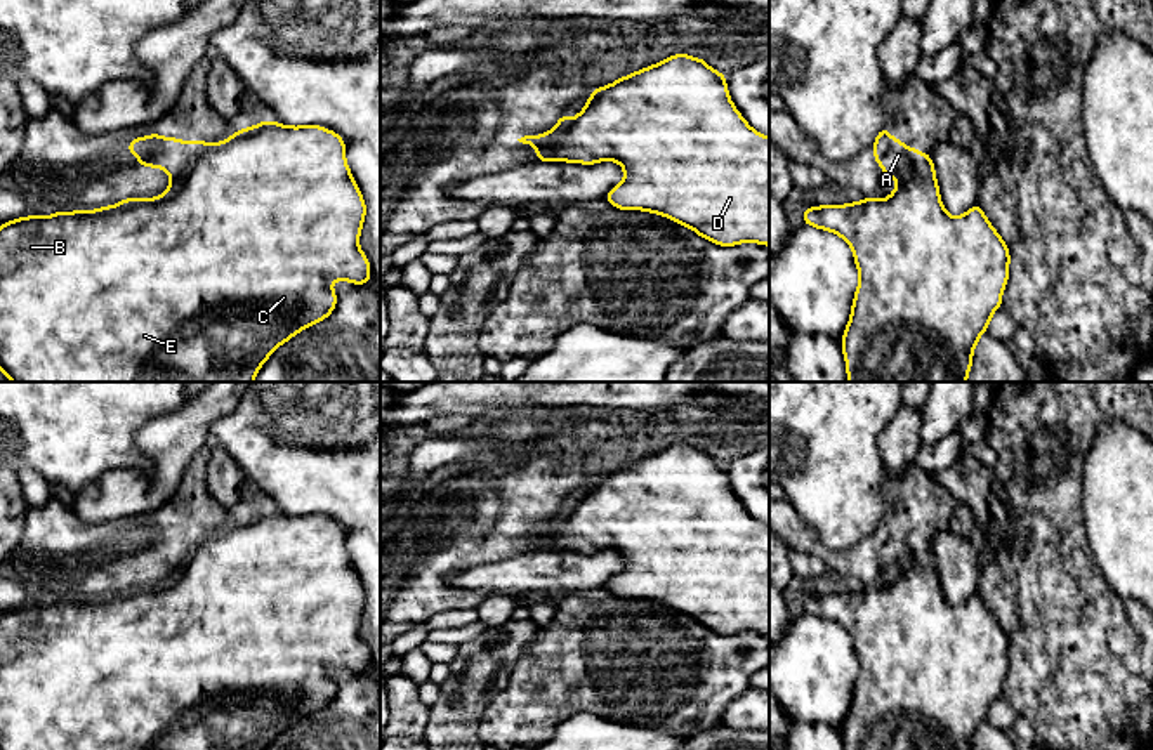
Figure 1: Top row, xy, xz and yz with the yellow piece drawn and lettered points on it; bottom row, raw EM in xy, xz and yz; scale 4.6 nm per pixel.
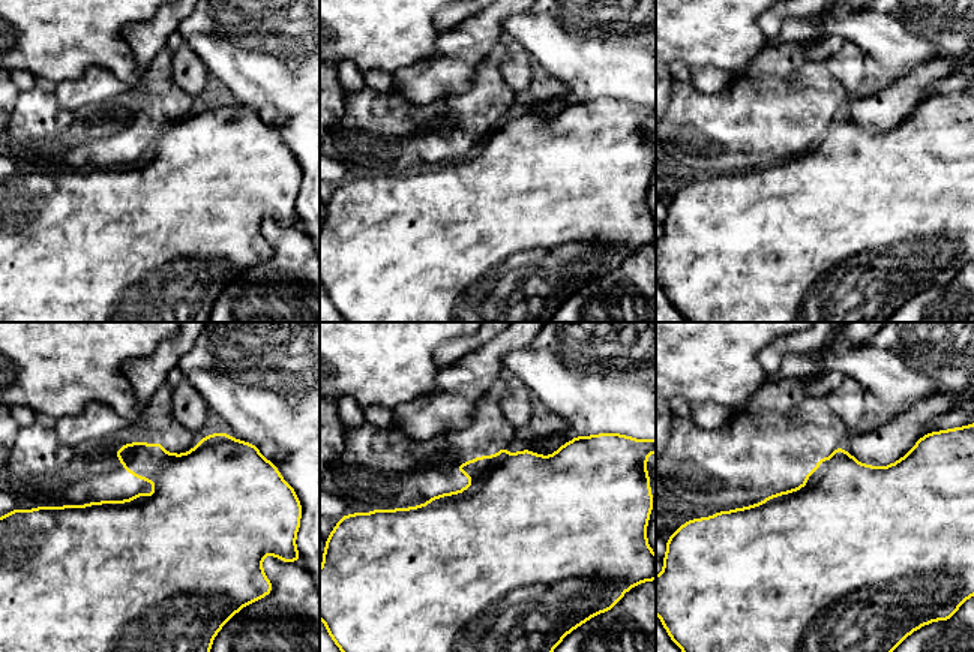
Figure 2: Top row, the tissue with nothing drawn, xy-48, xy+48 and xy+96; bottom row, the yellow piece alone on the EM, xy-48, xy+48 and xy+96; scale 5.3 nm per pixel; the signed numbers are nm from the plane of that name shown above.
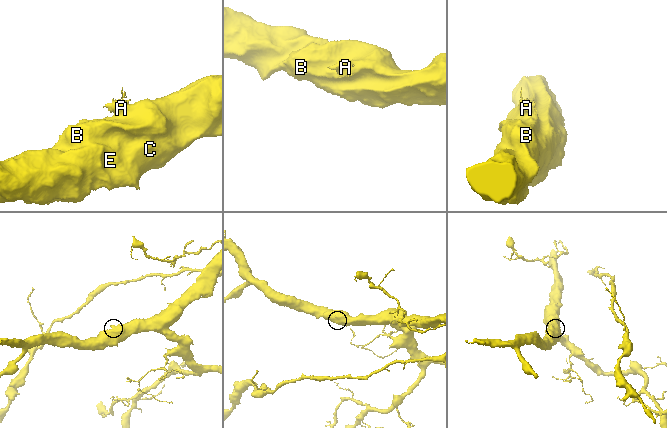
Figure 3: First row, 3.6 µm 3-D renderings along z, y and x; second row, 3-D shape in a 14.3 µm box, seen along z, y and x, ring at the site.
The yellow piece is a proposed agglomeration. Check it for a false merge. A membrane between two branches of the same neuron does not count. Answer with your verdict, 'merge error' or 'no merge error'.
merge error

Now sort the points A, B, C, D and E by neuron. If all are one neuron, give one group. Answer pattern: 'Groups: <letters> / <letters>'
Groups: A / B C D E

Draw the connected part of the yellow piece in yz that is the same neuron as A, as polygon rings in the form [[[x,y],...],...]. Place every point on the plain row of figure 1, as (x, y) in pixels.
[[[884,514],[872,536],[873,549],[880,554],[884,566],[894,568],[898,576],[905,573],[912,562],[936,564],[931,543],[903,533],[893,526]]]

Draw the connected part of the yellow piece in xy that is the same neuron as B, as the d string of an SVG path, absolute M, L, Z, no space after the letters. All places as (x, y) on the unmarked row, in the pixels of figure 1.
M267 509L201 545L172 589L3 611L0 750L267 750L281 733L333 701L332 670L370 674L370 649L359 637L365 604L337 521Z

